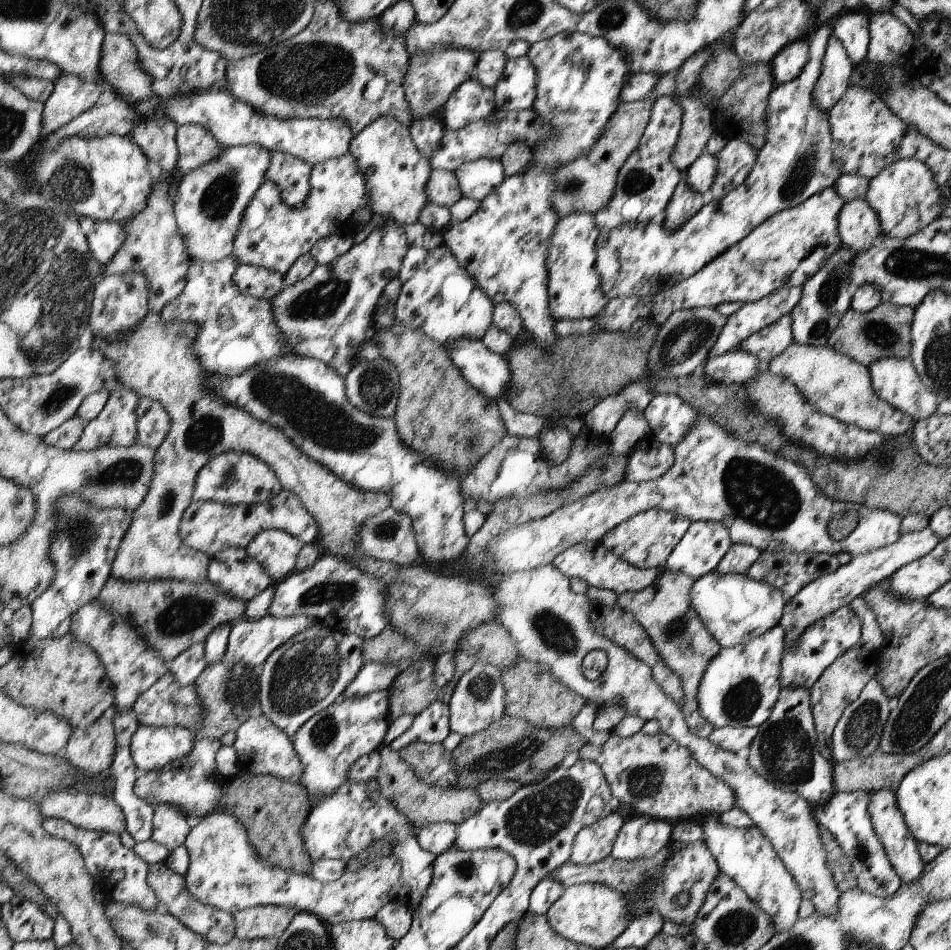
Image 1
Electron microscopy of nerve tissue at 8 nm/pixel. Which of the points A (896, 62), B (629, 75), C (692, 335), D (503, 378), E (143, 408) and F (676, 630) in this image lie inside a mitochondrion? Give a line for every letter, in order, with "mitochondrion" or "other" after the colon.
A: other
B: other
C: mitochondrion
D: other
E: other
F: mitochondrion

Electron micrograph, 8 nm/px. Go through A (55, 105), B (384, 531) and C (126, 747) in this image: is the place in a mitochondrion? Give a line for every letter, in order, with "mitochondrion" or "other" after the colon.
A: other
B: mitochondrion
C: other

